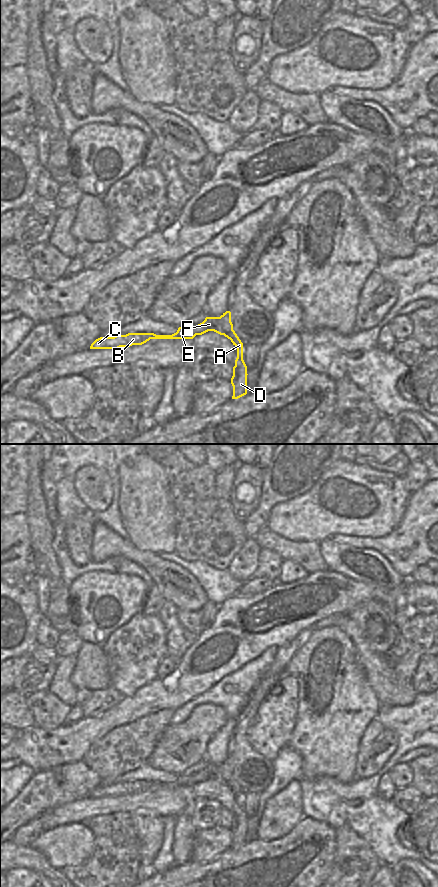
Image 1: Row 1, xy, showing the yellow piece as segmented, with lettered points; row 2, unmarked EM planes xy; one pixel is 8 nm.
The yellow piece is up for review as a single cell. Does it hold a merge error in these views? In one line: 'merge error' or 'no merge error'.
no merge error

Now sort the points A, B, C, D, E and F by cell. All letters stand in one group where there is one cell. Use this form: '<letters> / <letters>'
A B C D E F

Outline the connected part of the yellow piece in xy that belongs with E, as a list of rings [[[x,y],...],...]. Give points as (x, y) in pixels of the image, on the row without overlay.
[[[226,759],[220,765],[206,765],[205,768],[194,775],[179,775],[172,783],[156,783],[154,781],[128,781],[114,785],[100,785],[90,794],[90,797],[118,797],[132,793],[142,793],[150,787],[193,787],[196,783],[202,783],[208,779],[214,779],[231,788],[237,796],[237,806],[233,815],[231,832],[233,834],[232,847],[238,847],[247,842],[247,814],[243,808],[243,791],[233,778],[231,760]]]

